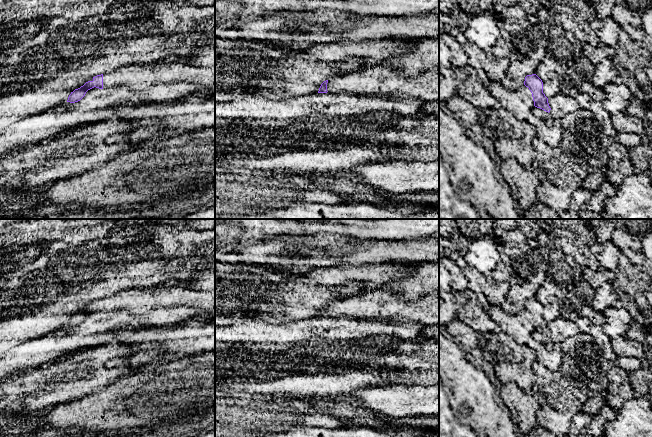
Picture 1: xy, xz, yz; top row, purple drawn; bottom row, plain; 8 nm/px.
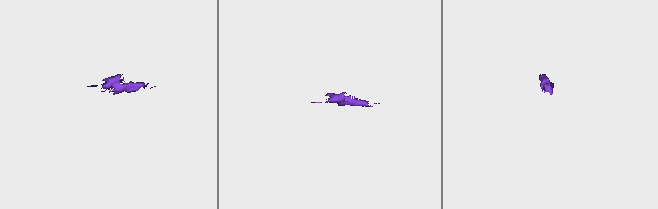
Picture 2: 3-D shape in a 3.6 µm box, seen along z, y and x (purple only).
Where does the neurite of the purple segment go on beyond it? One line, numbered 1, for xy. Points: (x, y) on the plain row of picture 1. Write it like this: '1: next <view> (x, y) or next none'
1: next xy (138, 301)

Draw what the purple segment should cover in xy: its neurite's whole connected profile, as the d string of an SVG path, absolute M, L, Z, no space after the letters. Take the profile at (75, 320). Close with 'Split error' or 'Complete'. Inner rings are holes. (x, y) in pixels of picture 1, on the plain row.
M162 284L149 288L126 289L114 295L93 301L92 305L86 306L83 310L71 316L67 326L75 327L80 325L86 316L94 311L104 314L119 314L121 311L125 311L141 315L156 308L169 308L174 306L188 306L200 310L215 310L215 289L209 291L191 290L178 284Z. Split error

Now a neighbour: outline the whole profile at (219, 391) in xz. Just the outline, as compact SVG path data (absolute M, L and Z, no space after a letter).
M315 368L308 373L286 374L268 380L221 384L215 386L215 397L253 399L261 396L305 398L349 395L365 389L393 386L393 378L397 373L388 368L377 371L353 370L348 373Z

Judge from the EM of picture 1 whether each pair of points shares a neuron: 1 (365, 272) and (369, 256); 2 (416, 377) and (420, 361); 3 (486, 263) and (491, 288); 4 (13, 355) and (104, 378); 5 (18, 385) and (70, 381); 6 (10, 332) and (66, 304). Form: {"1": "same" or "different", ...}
{"1": "different", "2": "same", "3": "different", "4": "different", "5": "same", "6": "same"}

